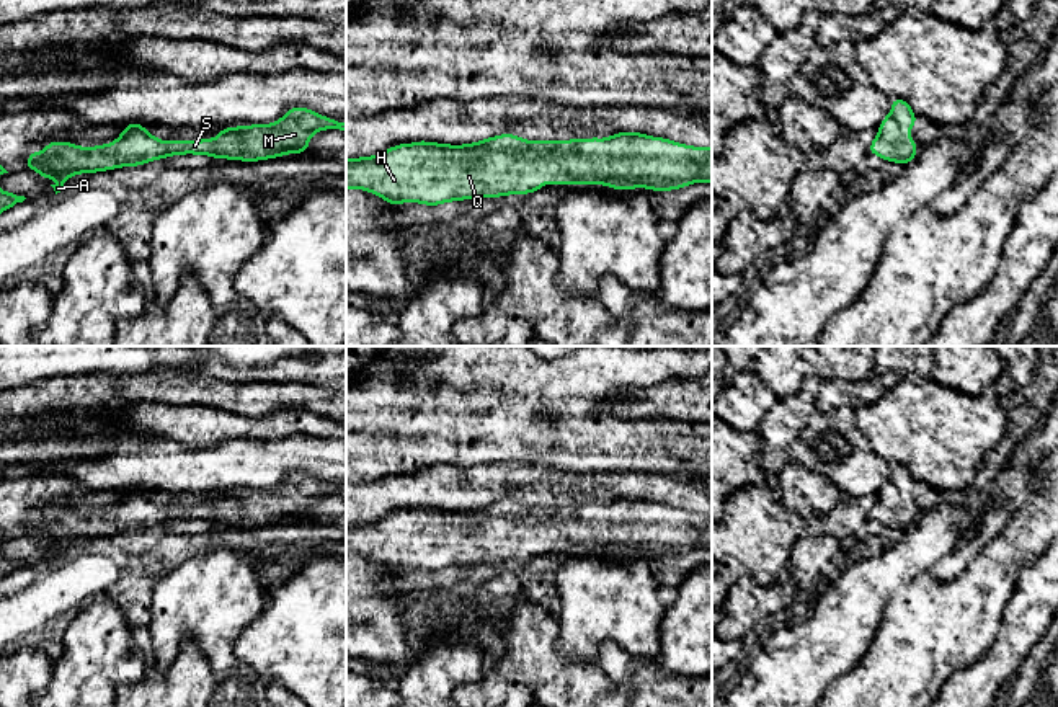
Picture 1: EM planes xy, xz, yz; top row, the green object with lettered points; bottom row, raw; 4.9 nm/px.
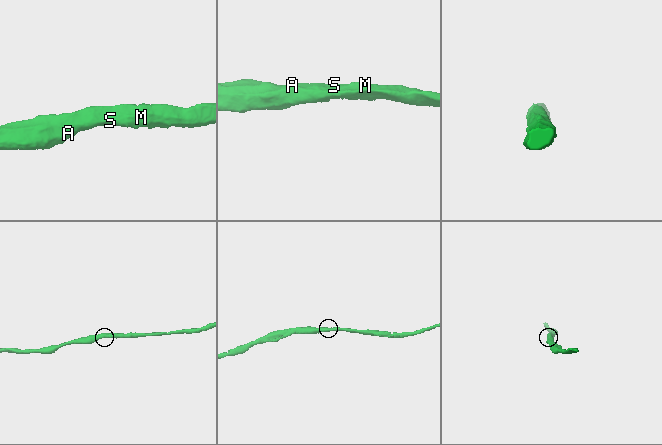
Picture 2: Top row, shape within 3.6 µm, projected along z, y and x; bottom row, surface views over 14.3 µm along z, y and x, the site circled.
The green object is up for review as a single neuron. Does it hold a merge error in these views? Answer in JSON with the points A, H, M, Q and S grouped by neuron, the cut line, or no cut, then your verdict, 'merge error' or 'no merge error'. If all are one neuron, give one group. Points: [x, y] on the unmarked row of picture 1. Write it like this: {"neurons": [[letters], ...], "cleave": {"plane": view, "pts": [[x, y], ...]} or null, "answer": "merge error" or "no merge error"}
{"neurons": [["A", "H", "M", "Q", "S"]], "cleave": null, "answer": "no merge error"}

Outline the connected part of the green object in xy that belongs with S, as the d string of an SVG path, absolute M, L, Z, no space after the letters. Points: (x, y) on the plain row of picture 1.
M292 472L273 490L250 490L235 493L219 493L220 501L199 506L158 506L153 500L147 498L142 488L129 488L121 501L104 511L80 513L72 508L52 506L39 519L31 516L26 526L26 536L38 537L44 545L54 544L59 549L51 550L57 558L65 557L64 547L80 539L98 539L122 532L139 532L153 526L168 524L171 521L207 521L212 524L260 527L289 519L305 519L309 506L315 498L327 495L340 495L346 500L346 488L333 483L322 482L313 475L304 472Z

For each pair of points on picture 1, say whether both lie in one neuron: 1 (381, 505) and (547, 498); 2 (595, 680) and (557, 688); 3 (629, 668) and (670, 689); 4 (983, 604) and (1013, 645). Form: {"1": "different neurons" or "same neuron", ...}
{"1": "same neuron", "2": "same neuron", "3": "same neuron", "4": "different neurons"}

